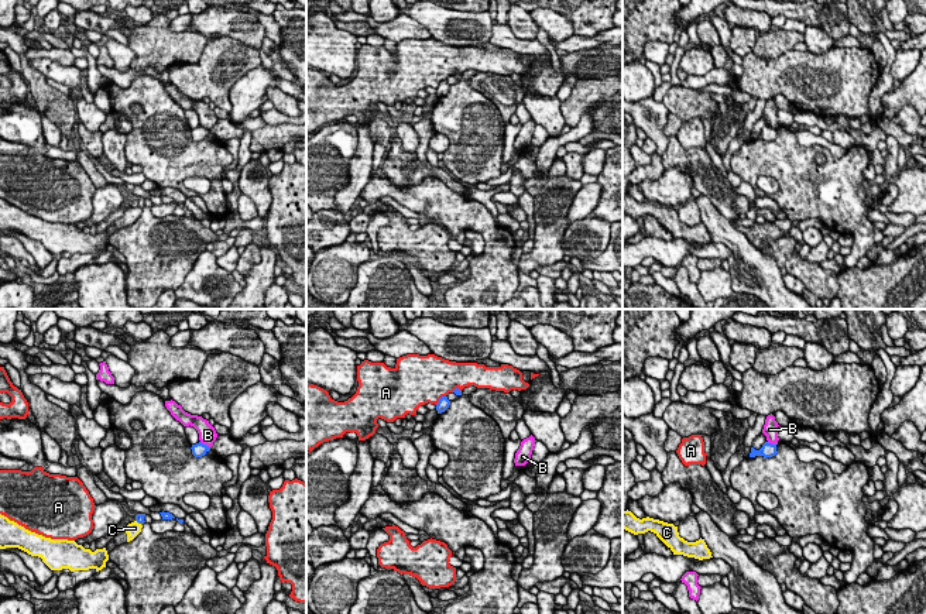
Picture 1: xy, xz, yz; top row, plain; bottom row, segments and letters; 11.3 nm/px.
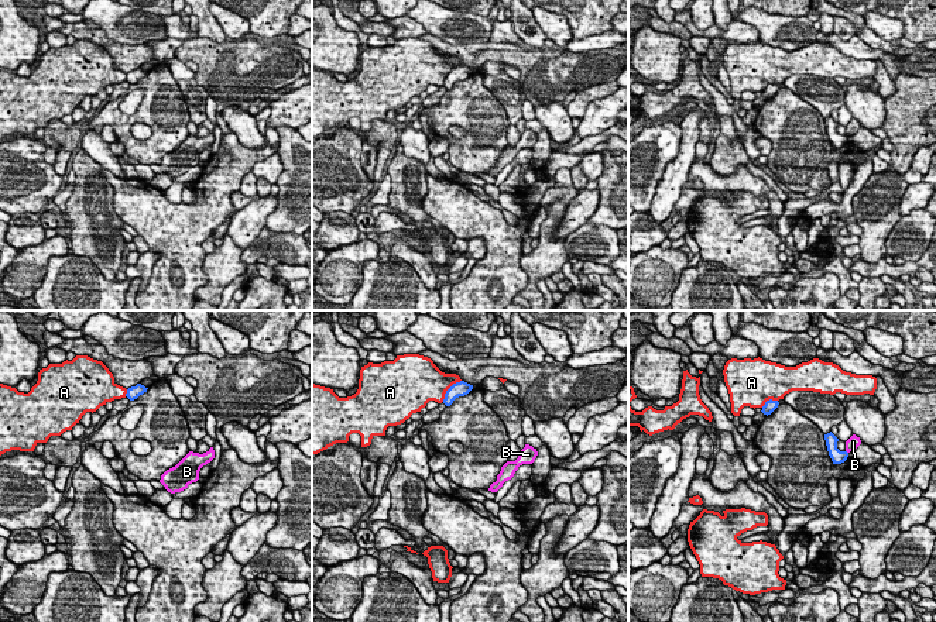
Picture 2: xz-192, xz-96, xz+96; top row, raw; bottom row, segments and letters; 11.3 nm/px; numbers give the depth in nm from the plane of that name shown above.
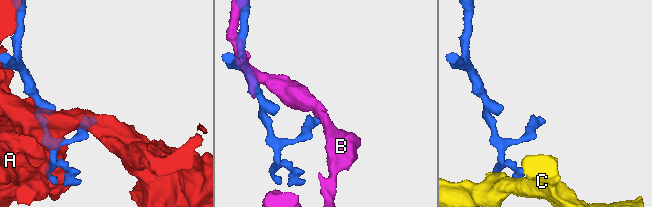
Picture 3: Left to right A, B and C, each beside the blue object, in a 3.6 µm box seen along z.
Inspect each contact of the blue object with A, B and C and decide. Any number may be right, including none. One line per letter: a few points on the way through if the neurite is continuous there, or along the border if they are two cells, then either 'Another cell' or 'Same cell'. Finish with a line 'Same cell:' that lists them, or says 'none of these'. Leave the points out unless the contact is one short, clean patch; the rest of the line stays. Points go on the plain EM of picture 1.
A: Another cell
B: Boundary: xy (201, 124), (209, 131). Another cell
C: Boundary: xy (136, 203), (141, 209). Another cell
Same cell: none of these

